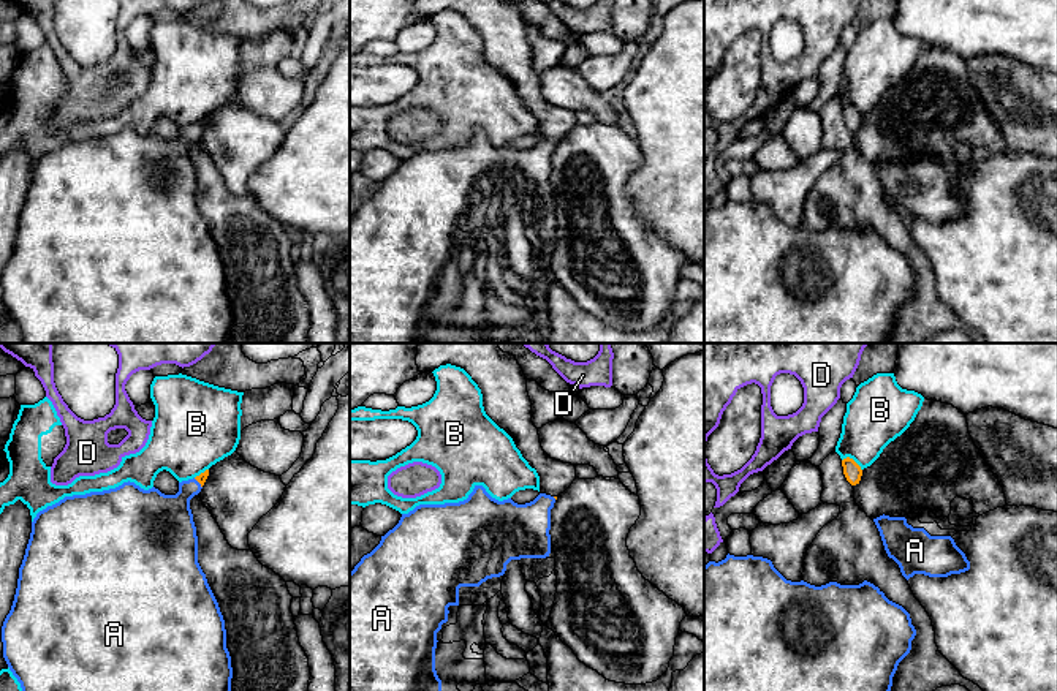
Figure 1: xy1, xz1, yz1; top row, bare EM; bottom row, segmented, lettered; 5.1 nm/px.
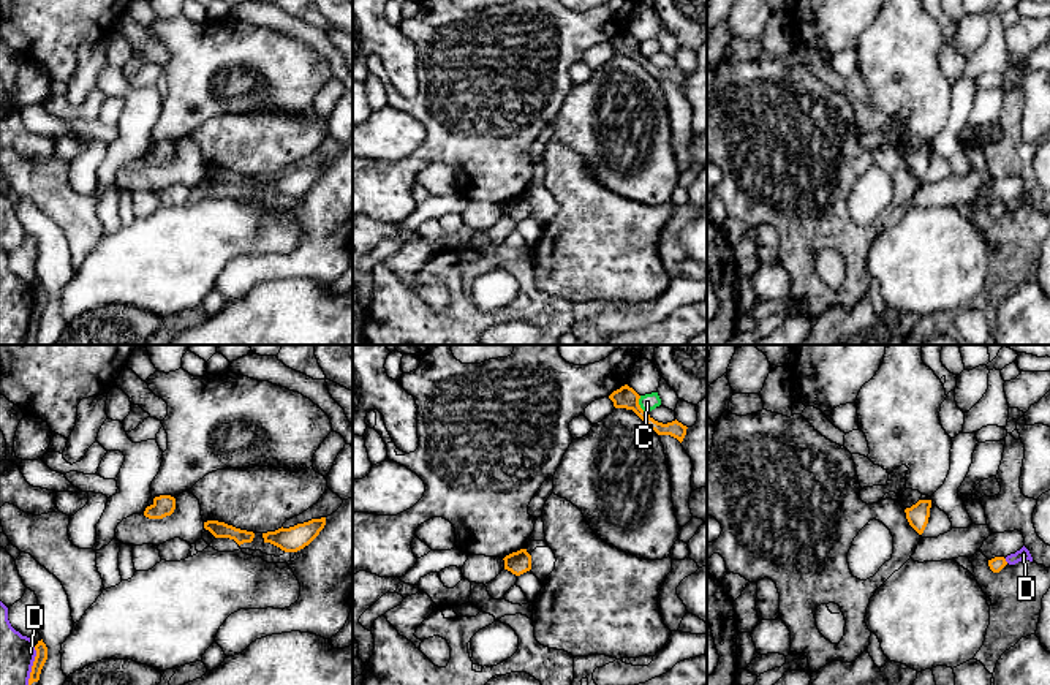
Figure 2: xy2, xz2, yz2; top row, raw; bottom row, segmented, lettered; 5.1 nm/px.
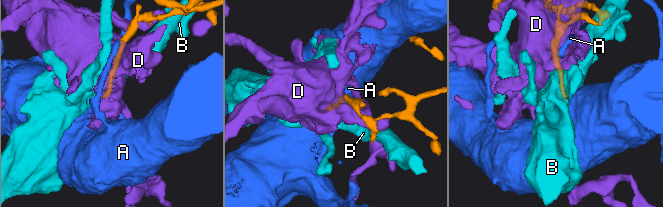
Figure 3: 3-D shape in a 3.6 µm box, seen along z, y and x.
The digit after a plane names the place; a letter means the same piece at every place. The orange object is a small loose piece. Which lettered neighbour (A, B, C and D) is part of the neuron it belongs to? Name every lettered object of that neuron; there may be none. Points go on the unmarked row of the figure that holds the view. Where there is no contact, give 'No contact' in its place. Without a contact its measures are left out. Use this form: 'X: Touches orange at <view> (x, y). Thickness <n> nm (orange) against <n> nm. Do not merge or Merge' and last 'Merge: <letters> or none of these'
A: Touches orange at xy1 (198, 127). Thickness 50 nm (orange) against 260 nm. Merge
B: Touches orange at yz1 (853, 106). Thickness 90 nm (orange) against 300 nm. Do not merge
C: Touches orange at xz2 (639, 51). Thickness 110 nm (orange) against 90 nm. Do not merge
D: Touches orange at xy2 (32, 314). Thickness 60 nm (orange) against 180 nm. Do not merge
Merge: A

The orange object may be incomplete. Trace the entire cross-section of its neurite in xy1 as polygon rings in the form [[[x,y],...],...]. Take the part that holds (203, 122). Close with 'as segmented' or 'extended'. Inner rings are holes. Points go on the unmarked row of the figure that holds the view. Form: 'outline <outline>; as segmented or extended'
outline [[[209,115],[179,128],[176,141],[165,141],[155,133],[144,136],[128,126],[116,134],[65,142],[36,160],[19,213],[14,247],[2,272],[3,304],[21,329],[24,343],[229,343],[233,313],[225,266],[198,209],[198,182],[190,155],[190,145],[201,138],[207,122]]]; extended

